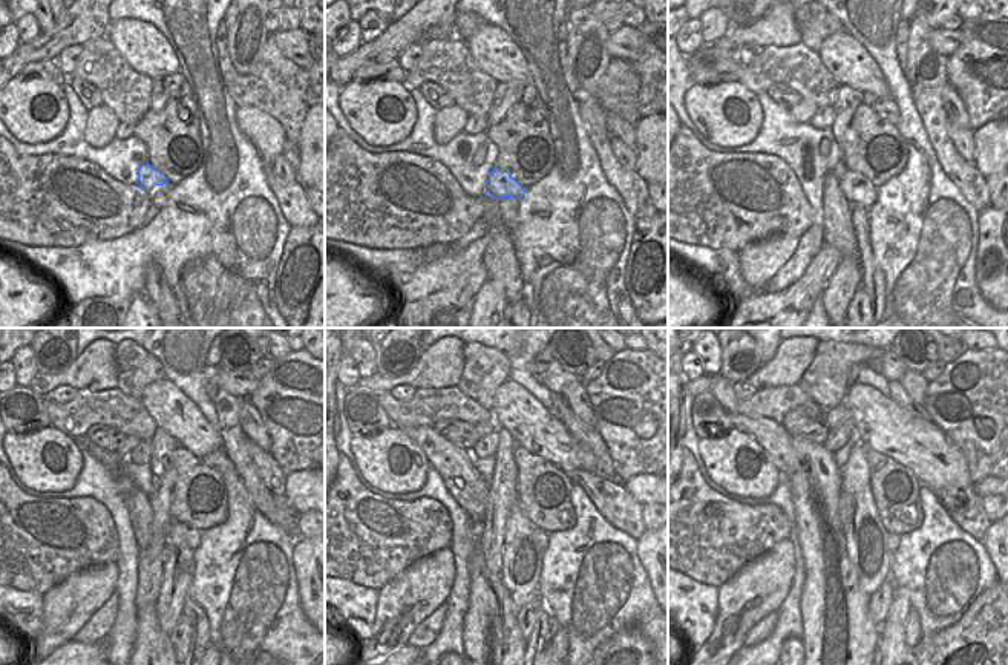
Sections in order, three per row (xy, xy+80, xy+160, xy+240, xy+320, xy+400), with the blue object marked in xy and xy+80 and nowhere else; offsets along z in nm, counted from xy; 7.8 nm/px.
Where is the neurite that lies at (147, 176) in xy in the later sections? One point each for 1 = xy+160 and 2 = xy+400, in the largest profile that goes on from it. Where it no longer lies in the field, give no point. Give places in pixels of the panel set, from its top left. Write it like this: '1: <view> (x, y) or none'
1: xy+160 (857, 189)
2: xy+400 (892, 540)

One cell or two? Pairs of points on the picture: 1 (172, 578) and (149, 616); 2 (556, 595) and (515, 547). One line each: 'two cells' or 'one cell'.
1: two cells
2: two cells

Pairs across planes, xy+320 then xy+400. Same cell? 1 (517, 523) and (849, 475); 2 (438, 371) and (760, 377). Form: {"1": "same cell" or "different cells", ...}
{"1": "same cell", "2": "same cell"}

